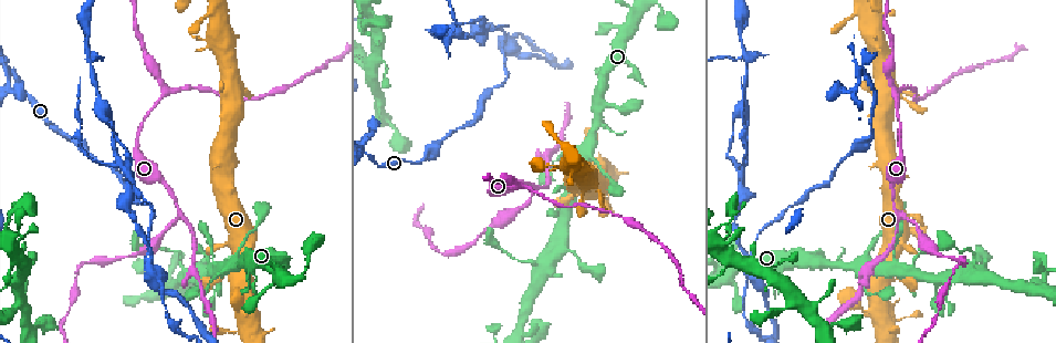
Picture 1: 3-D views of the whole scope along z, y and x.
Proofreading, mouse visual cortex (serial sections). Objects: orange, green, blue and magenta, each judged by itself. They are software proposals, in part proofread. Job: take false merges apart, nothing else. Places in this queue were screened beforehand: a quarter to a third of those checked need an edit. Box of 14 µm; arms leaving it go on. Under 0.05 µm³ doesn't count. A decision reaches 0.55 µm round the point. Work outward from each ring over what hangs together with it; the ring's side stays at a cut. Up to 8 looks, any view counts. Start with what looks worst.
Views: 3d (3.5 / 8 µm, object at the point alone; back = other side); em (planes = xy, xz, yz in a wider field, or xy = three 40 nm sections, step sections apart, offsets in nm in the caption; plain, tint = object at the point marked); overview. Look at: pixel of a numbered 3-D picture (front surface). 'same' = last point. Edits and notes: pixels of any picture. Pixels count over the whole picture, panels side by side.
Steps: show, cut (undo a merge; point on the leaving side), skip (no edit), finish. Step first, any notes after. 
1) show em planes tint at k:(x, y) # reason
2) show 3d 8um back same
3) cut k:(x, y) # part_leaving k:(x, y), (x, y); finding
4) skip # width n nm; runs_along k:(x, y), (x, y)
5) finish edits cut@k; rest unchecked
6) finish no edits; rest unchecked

show 3d 3.5um at 1:(183, 215)

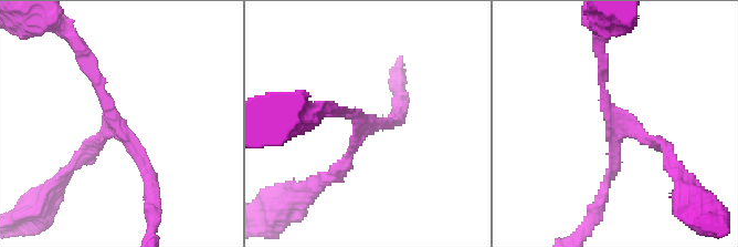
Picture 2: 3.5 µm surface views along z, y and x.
show em xy step 5 tint at 2:(617, 127) # arms 3; arm_widths 150, 150, 150 nm; now the EM

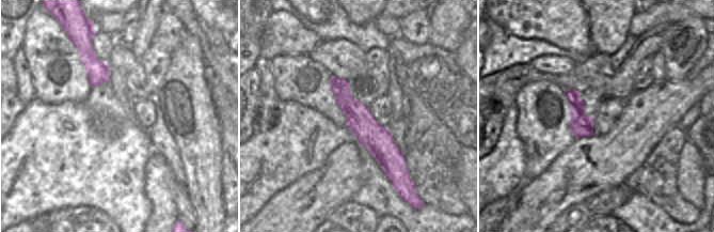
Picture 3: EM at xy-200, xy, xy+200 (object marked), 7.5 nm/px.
cut 2:(345, 165) # width 200 nm; part_leaving 2:(364, 130), (346, 162), (305, 195); a second cell is stuck on

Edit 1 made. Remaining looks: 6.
show overview

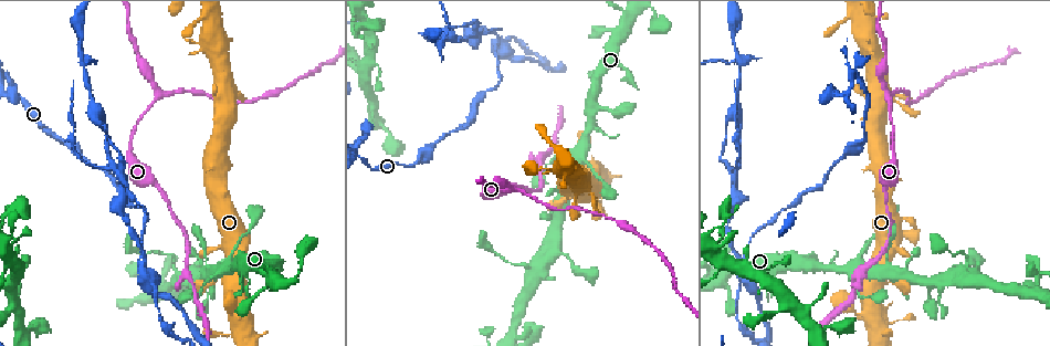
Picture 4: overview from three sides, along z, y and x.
show 3d 3.5um at 4:(242, 325)

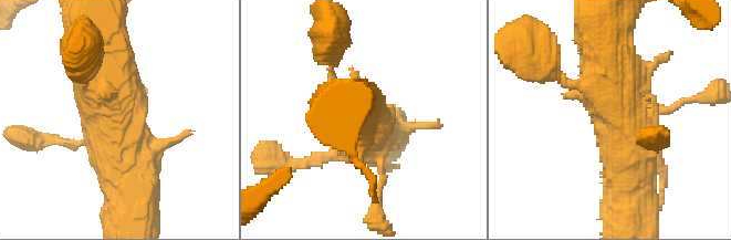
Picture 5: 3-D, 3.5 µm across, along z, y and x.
show em planes tint at 5:(114, 115) # shape alone is not enough

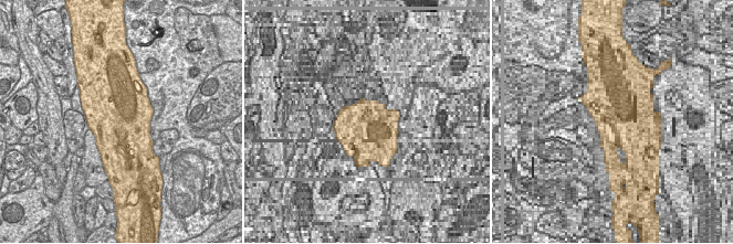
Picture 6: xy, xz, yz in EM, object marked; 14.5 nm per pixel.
skip # width 950 nm; runs_along 5:(598, 21), (612, 98), (649, 143); all the same cell

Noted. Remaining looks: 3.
show em xy step 5 tint at 4:(865, 141)

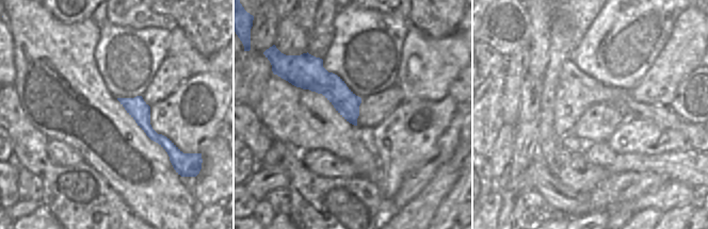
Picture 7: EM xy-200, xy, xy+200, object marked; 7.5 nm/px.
show 3d 3.5um same # see where the arms go

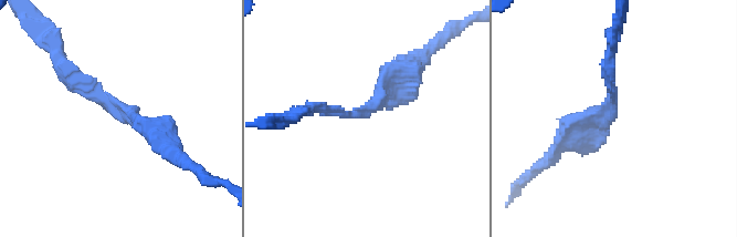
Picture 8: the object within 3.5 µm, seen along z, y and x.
skip # arm_widths 150, 250 nm; runs_along 8:(62, 65), (160, 136); all the same cell

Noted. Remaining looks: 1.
finish edits cut@2; rest unchecked

